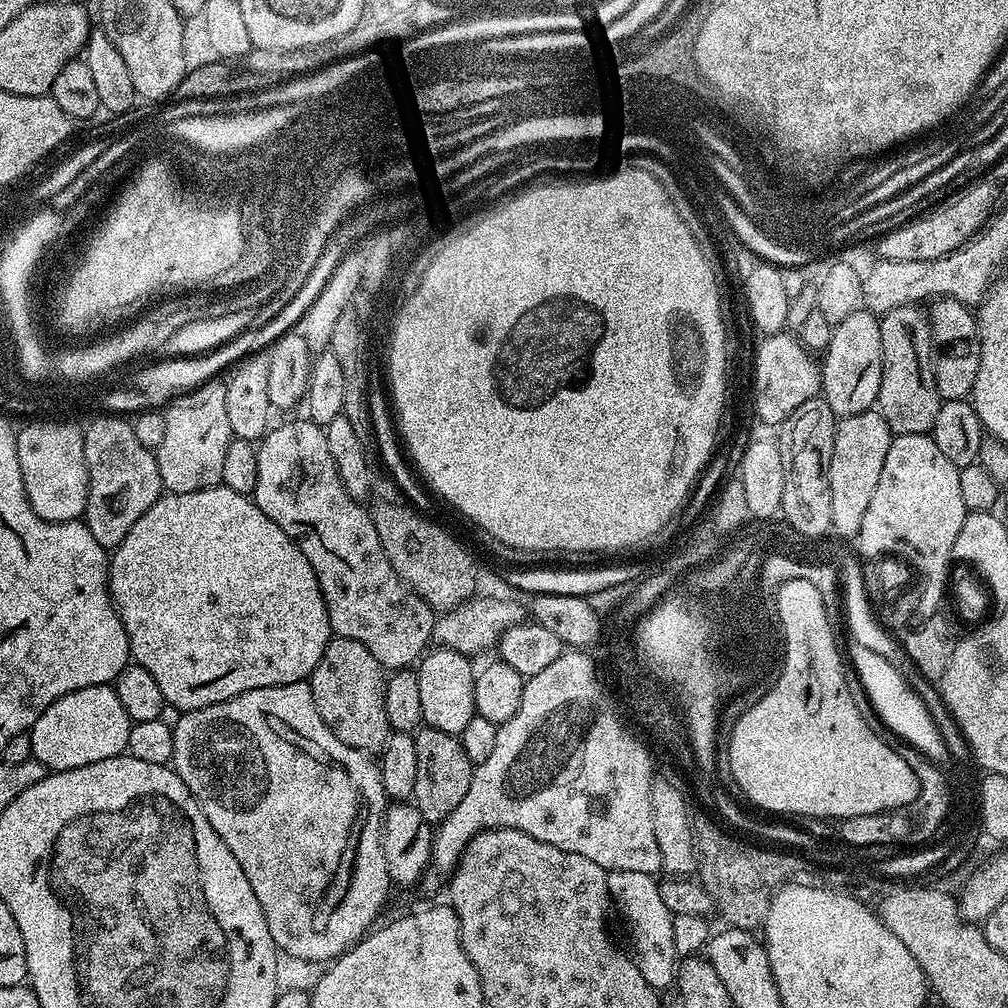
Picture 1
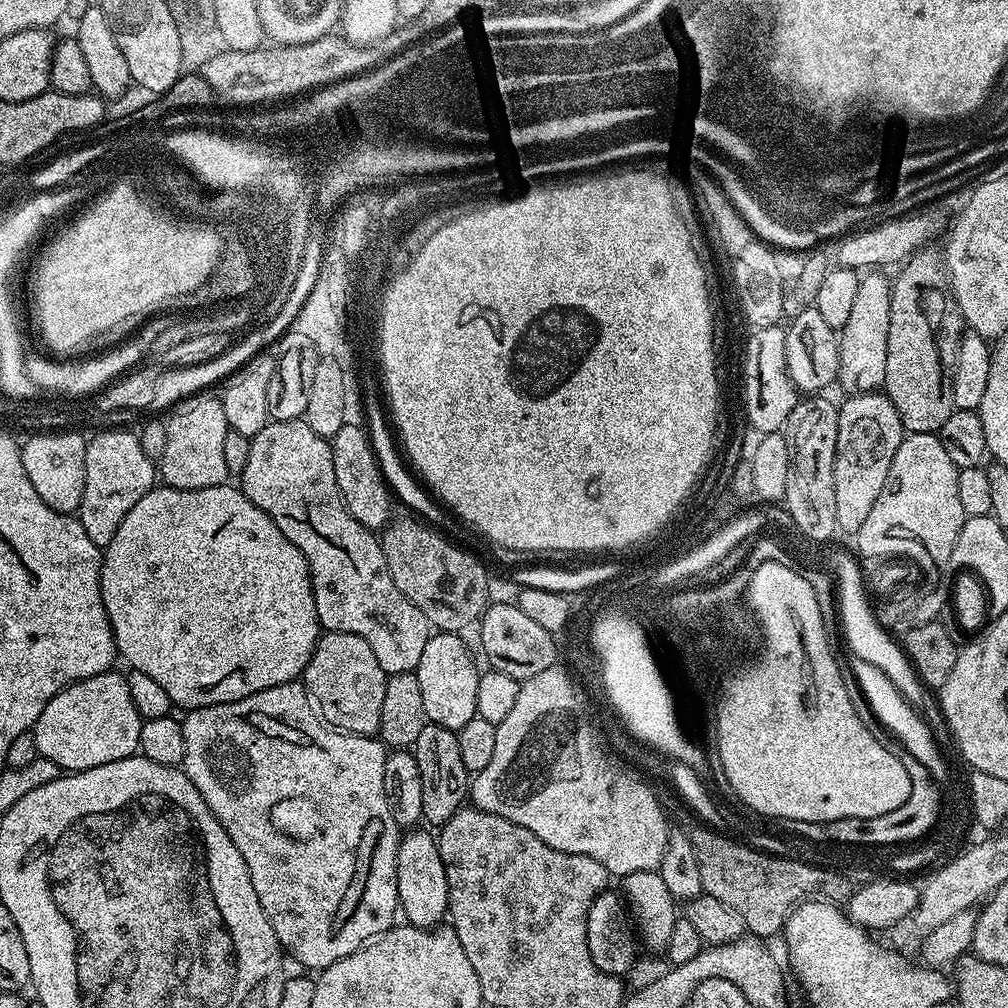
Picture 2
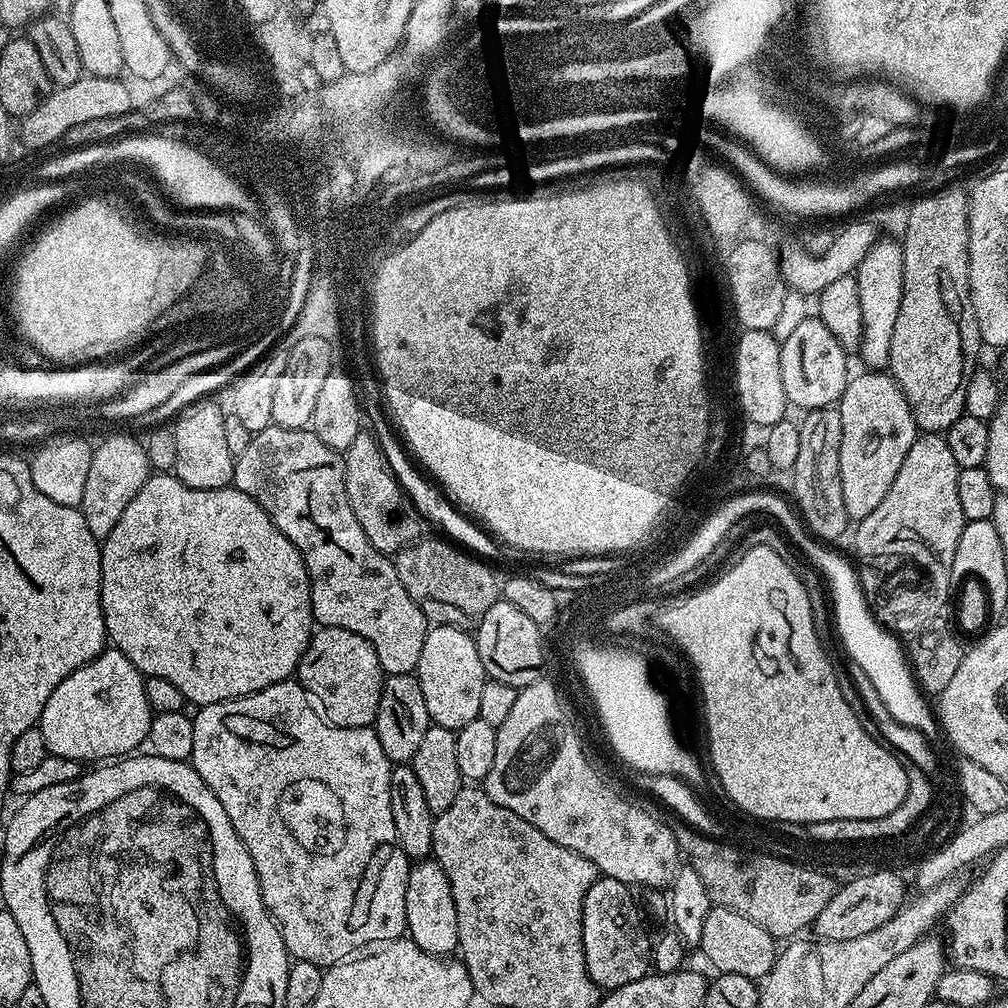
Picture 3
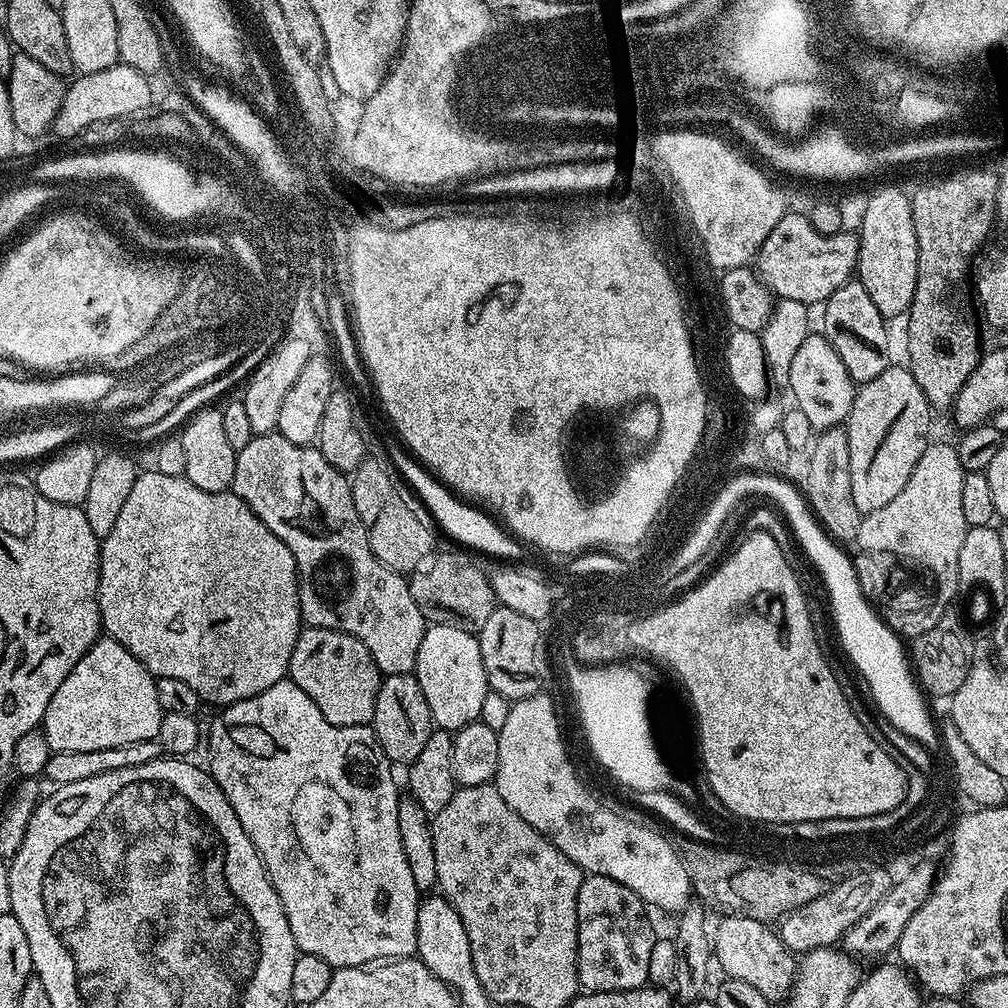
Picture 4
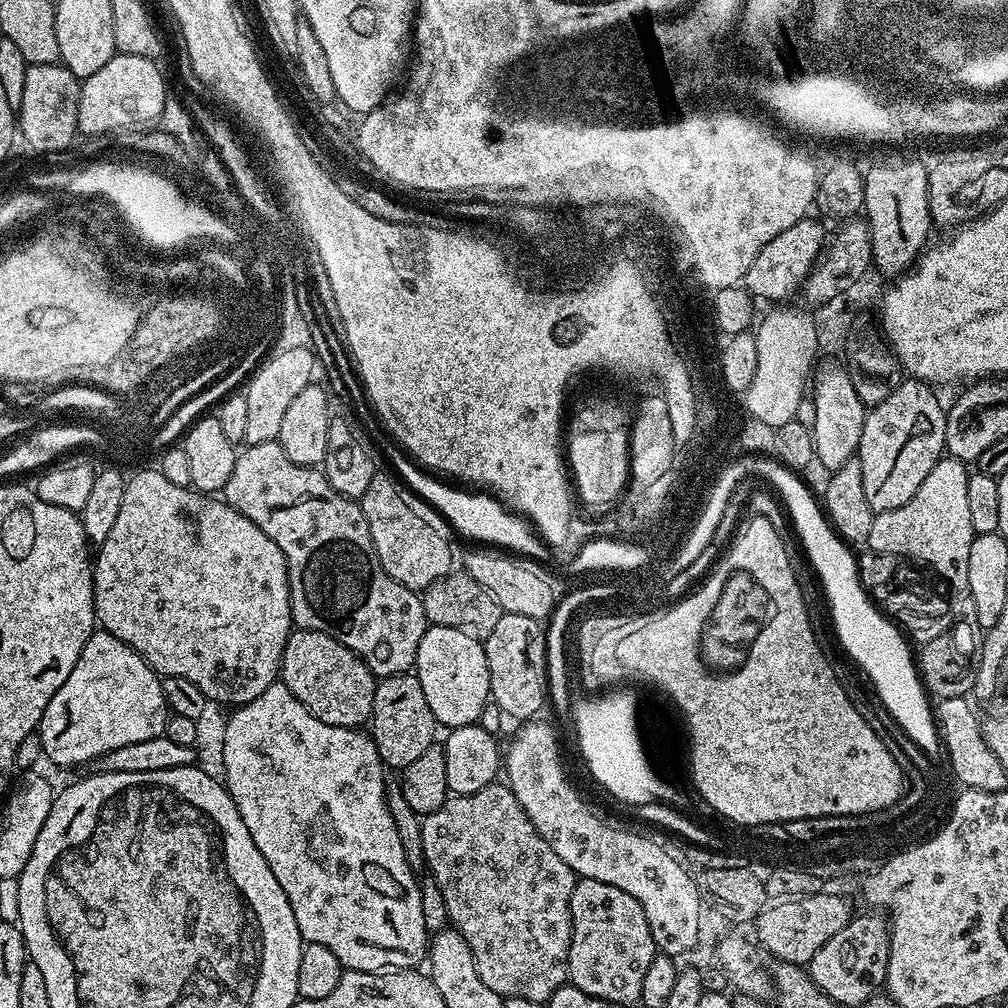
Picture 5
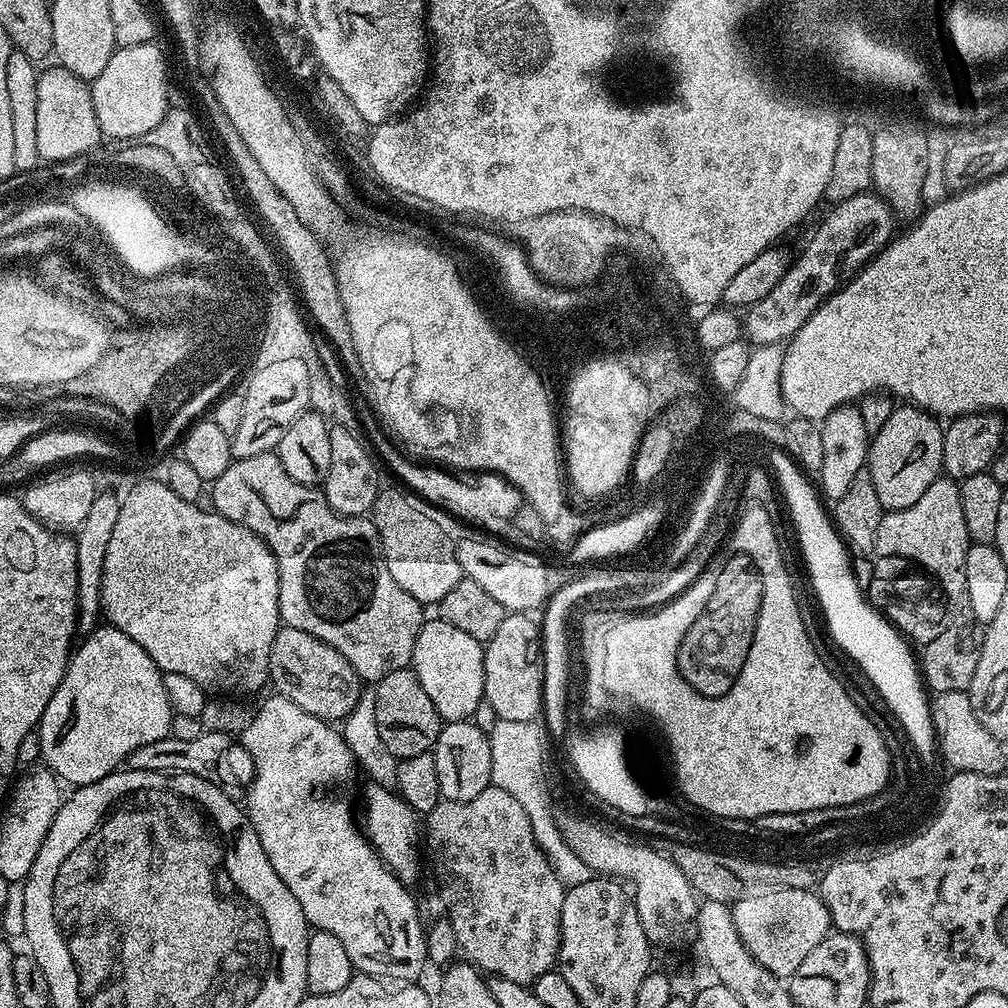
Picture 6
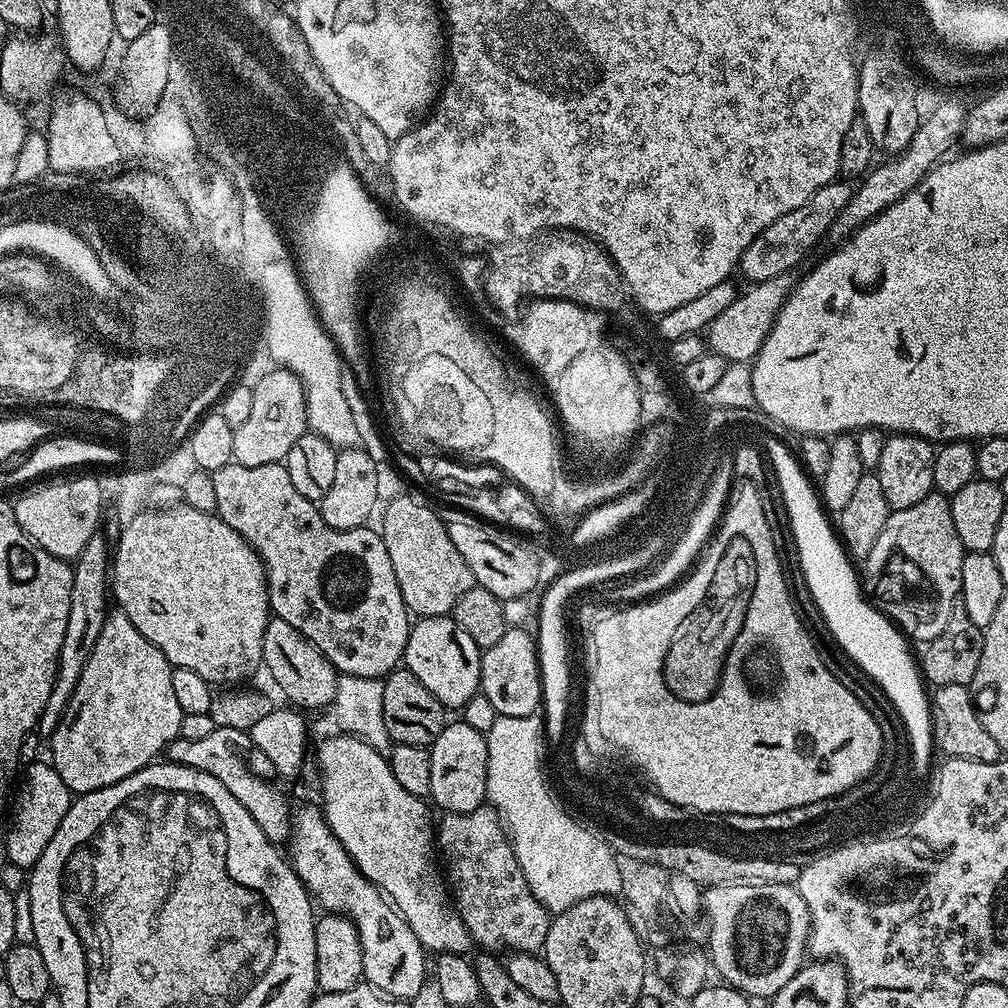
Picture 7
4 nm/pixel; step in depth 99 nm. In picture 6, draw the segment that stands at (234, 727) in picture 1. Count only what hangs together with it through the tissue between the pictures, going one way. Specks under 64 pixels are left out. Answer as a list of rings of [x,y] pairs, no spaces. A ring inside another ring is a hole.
[[[272,694],[272,697],[257,712],[255,710],[251,713],[251,720],[242,733],[244,748],[252,755],[252,764],[256,767],[256,773],[252,776],[252,785],[249,783],[246,788],[248,820],[258,834],[258,842],[262,842],[262,850],[266,850],[266,858],[270,858],[270,866],[274,866],[274,870],[278,870],[278,878],[282,878],[282,882],[286,882],[290,894],[294,894],[294,898],[298,898],[298,906],[302,906],[302,914],[308,920],[309,925],[321,932],[334,934],[334,938],[338,938],[338,942],[342,942],[342,946],[346,946],[346,954],[350,954],[350,962],[357,973],[387,978],[392,982],[412,982],[415,981],[412,979],[423,968],[426,968],[426,957],[424,955],[426,928],[423,923],[420,925],[420,912],[416,909],[416,900],[408,893],[411,891],[382,862],[382,858],[376,853],[376,849],[369,844],[361,825],[357,821],[356,824],[352,821],[352,808],[348,805],[347,798],[331,796],[332,788],[328,784],[346,783],[352,776],[352,768],[354,769],[350,746],[346,746],[343,735],[337,729],[335,732],[332,728],[335,727],[329,721],[319,720],[314,714],[306,714],[306,710],[302,710],[302,706],[294,706],[294,702],[290,702],[290,698],[279,694]]]

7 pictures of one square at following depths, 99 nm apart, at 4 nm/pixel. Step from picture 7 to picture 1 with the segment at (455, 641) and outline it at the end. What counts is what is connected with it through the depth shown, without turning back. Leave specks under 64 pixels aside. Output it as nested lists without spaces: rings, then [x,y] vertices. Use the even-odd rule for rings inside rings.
[[[439,646],[433,647],[419,661],[415,673],[422,697],[423,723],[427,727],[437,728],[451,736],[459,736],[462,730],[466,730],[470,718],[476,715],[474,706],[476,672],[472,664],[473,661],[460,652]]]

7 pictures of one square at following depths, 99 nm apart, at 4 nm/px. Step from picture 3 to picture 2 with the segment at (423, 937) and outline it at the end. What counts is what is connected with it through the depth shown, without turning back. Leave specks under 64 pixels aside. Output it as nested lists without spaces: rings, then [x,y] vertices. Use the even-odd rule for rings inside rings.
[[[417,826],[405,831],[400,838],[396,859],[398,882],[398,908],[403,919],[415,928],[434,928],[445,923],[448,914],[448,883],[446,870],[436,845],[437,837],[423,832]]]

